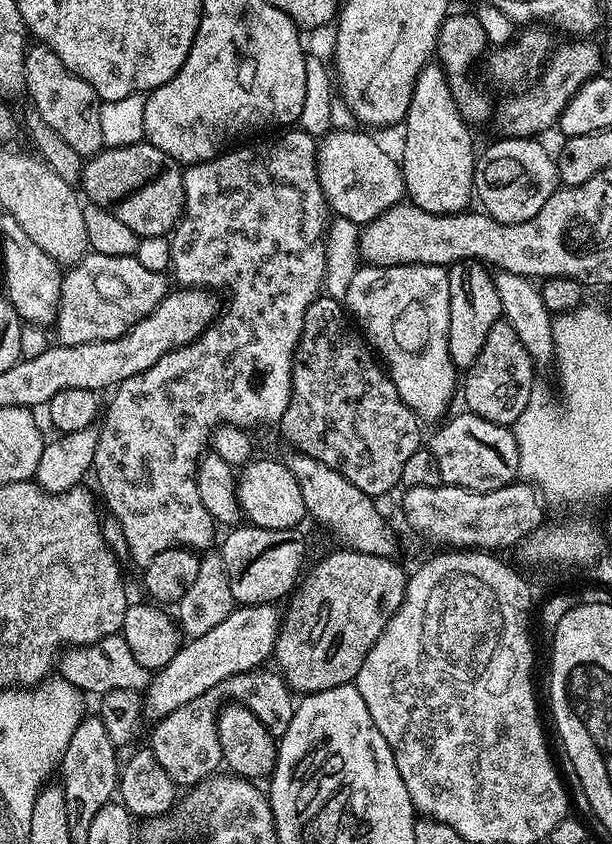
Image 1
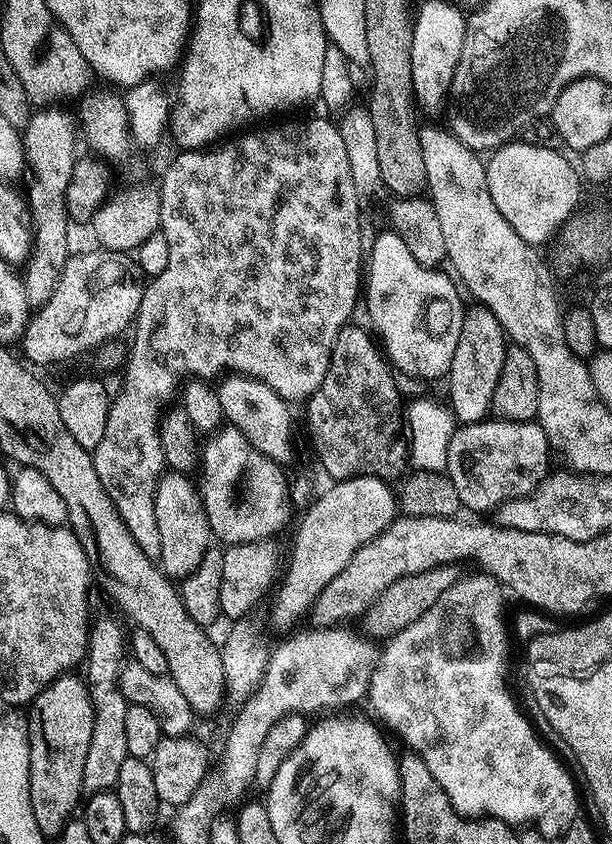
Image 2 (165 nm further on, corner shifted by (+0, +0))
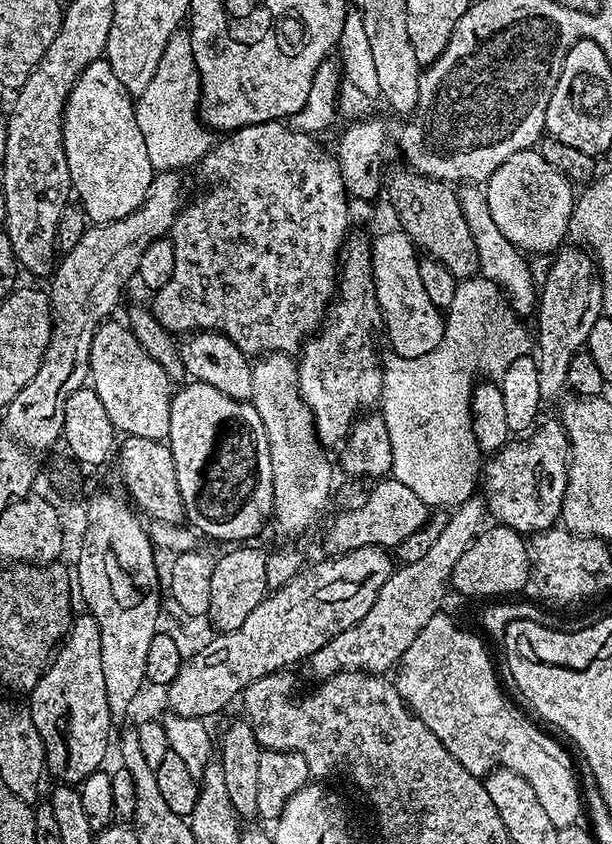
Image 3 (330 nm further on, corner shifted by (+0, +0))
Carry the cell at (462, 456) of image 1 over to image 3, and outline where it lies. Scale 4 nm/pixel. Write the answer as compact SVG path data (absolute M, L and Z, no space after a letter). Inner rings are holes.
M556 418L539 428L523 438L509 439L482 464L482 496L491 519L521 534L535 534L557 527L564 510L570 459L568 436L564 433L564 425Z

